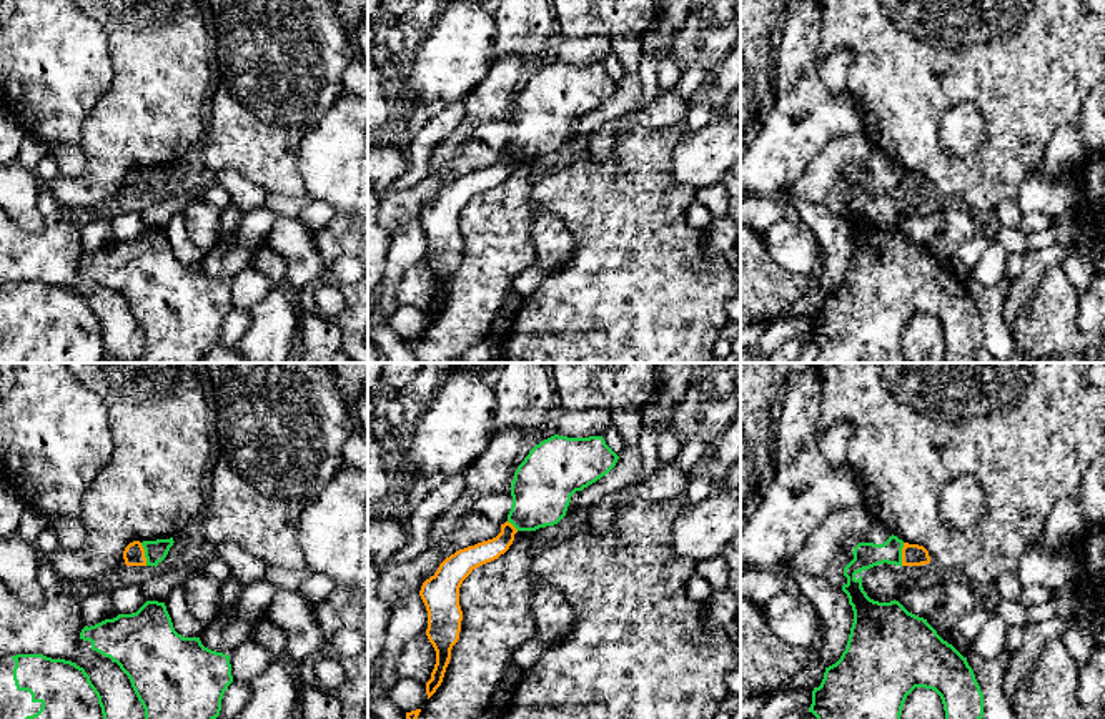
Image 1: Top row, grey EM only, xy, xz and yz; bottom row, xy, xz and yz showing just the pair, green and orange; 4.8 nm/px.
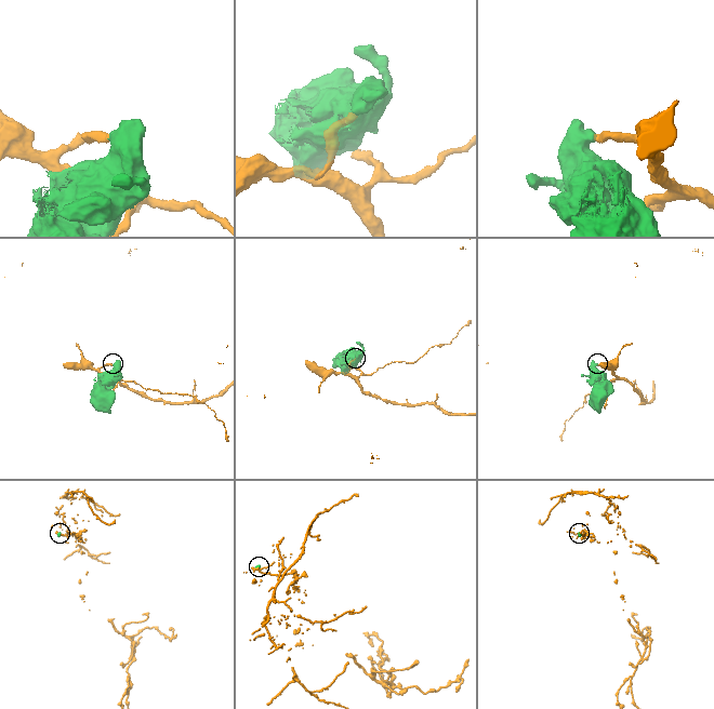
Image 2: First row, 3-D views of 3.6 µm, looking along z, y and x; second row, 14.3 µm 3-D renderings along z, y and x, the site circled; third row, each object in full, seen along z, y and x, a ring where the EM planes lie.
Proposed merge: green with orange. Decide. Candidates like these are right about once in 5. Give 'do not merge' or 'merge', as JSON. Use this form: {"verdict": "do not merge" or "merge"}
{"verdict": "do not merge"}

